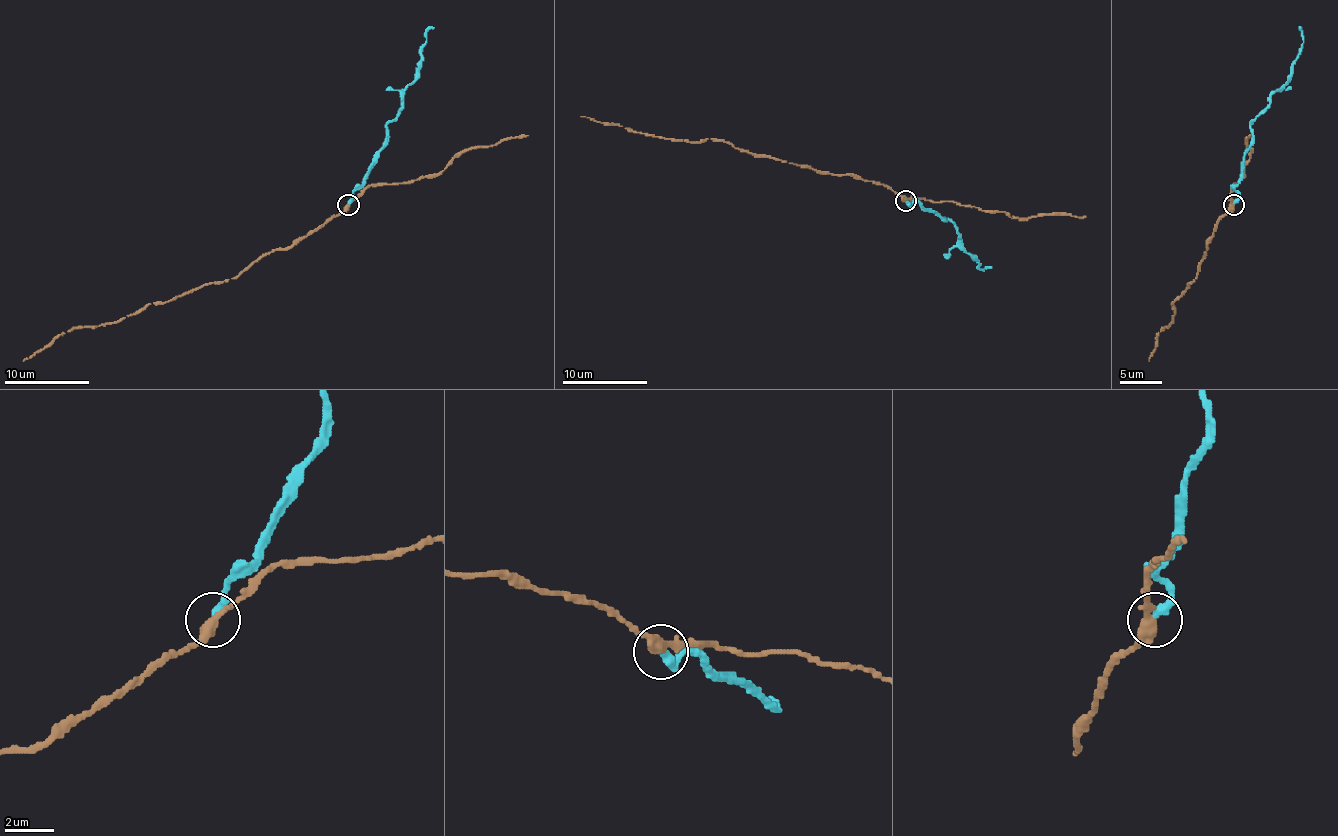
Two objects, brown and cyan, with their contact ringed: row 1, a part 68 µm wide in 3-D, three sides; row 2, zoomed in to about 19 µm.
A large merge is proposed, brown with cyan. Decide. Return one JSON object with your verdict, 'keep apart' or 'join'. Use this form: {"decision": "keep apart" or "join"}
{"decision": "keep apart"}

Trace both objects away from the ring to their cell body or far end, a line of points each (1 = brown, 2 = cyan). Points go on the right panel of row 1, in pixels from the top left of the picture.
1: (1233, 204), (1216, 223), (1195, 278), (1172, 303), (1174, 320), (1157, 335), (1148, 360)
2: (1233, 204), (1239, 193), (1233, 187), (1252, 140), (1250, 123), (1290, 79), (1292, 62), (1303, 43), (1298, 28)

